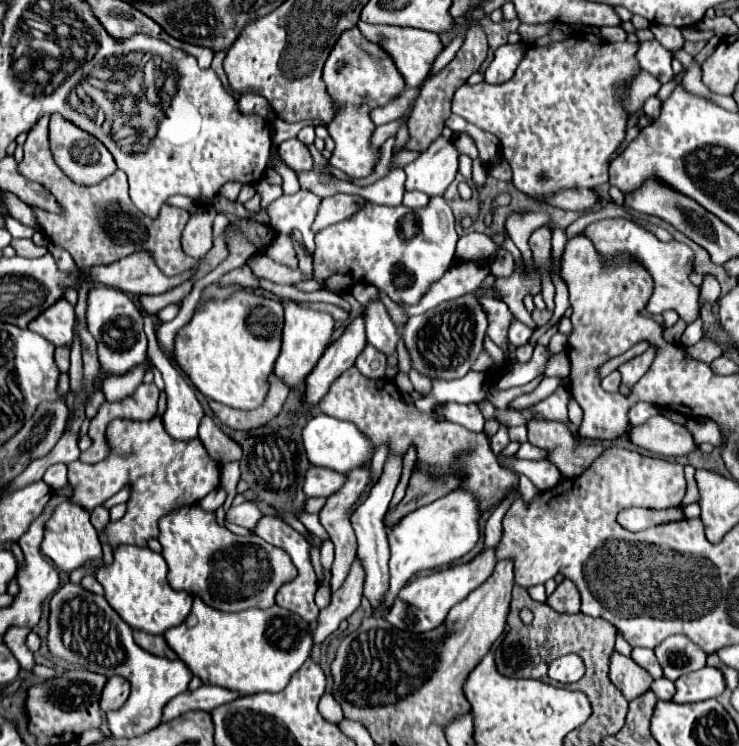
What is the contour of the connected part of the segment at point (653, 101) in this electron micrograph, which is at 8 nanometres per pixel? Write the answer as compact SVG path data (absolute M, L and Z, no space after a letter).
M651 96L643 104L643 111L645 115L650 116L651 119L656 119L660 115L660 108L662 102L656 98L656 96Z

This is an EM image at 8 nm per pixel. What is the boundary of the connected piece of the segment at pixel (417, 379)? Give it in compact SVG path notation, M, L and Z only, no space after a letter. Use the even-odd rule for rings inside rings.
M411 369L409 372L409 379L415 390L422 392L422 394L428 394L428 392L430 392L432 388L432 382L428 377L421 375L414 369Z

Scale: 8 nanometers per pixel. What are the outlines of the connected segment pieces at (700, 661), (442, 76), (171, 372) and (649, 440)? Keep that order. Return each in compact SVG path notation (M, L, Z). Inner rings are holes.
M670 636L654 648L654 654L668 680L678 680L684 674L696 672L706 666L706 654L686 636Z
M478 24L470 26L468 32L466 32L466 40L464 40L464 44L462 44L462 48L458 50L456 58L454 58L440 74L436 74L432 80L428 80L428 82L424 84L424 88L420 90L420 96L418 96L418 100L416 100L416 108L414 108L414 112L412 112L410 120L408 120L408 134L410 134L410 138L408 138L406 146L404 146L406 150L422 152L422 150L426 150L426 148L440 136L440 132L442 132L442 128L444 128L444 122L452 116L450 104L452 104L454 92L456 92L462 84L466 84L466 80L468 80L468 76L470 76L472 72L476 72L476 70L480 68L480 64L482 64L484 58L486 58L486 52L488 52L488 40L486 40L484 28L478 26Z
M139 309L139 312L144 320L144 332L148 339L148 355L158 370L162 374L162 380L164 380L164 392L166 392L166 412L162 416L162 424L164 424L164 430L170 434L170 438L174 440L182 440L182 442L188 442L192 440L196 434L198 434L198 426L200 426L200 420L204 416L204 410L192 390L192 386L182 378L182 374L172 366L172 362L164 356L162 350L158 346L156 334L154 331L154 325L150 315L143 309Z
M652 416L648 422L630 428L628 440L652 454L686 456L696 450L690 432L664 416Z

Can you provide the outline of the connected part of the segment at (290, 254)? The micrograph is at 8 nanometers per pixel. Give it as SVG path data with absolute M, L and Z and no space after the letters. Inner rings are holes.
M278 234L278 236L274 238L274 242L270 244L270 248L266 250L266 254L268 254L272 260L280 262L280 264L286 264L286 266L290 266L290 268L298 268L296 252L294 252L294 248L292 248L292 242L290 242L288 234Z

